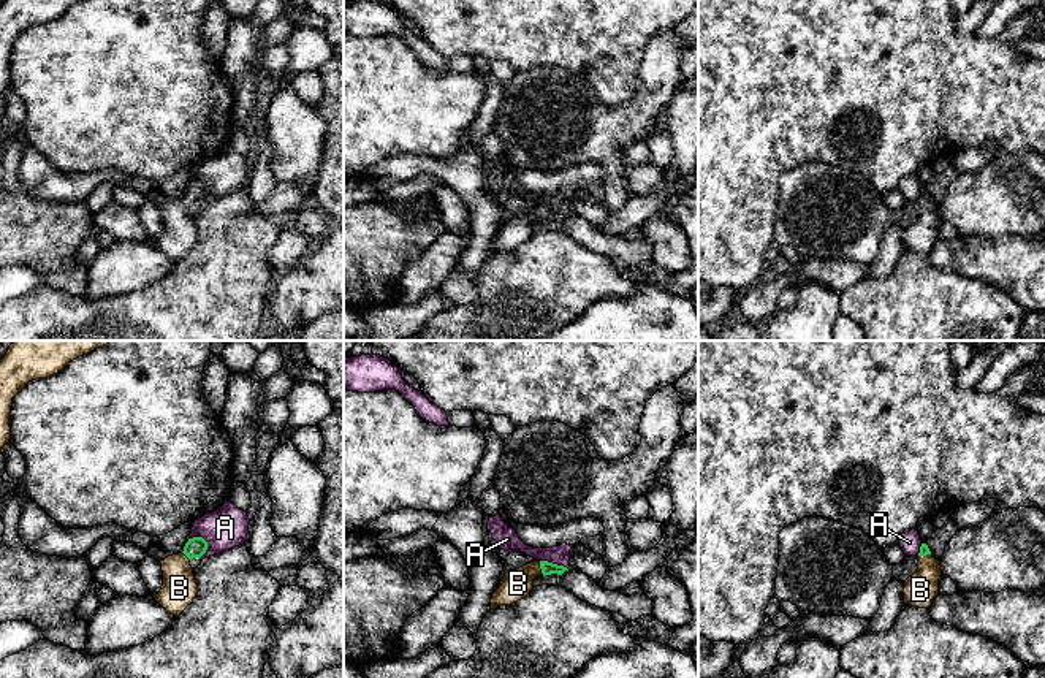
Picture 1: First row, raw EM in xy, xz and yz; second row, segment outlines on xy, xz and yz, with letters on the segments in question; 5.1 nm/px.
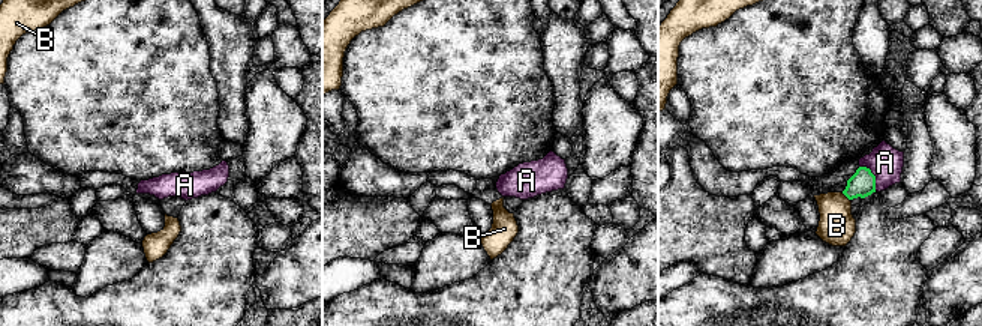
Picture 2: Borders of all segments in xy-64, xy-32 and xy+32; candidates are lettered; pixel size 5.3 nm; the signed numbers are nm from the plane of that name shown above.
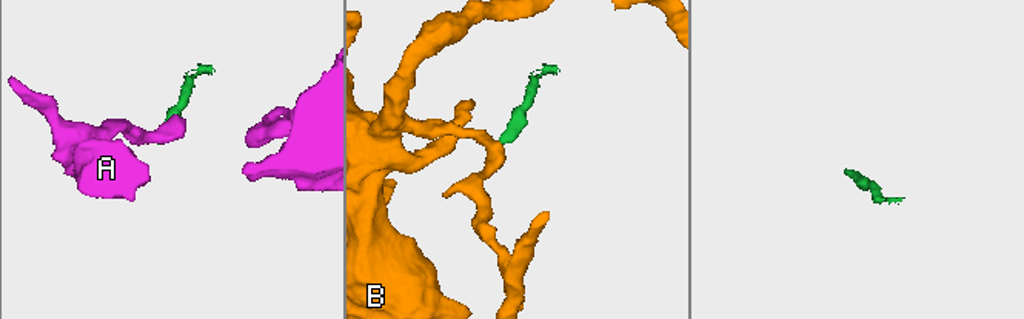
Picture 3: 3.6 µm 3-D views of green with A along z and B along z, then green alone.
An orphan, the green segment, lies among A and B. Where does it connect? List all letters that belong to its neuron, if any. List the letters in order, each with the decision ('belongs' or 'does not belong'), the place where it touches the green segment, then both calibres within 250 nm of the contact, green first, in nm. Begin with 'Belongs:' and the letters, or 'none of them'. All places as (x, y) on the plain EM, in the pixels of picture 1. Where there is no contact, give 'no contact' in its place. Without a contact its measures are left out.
Belongs: B
A: does not belong; contact xy (206, 189); calibres 100 and 220 nm
B: belongs; contact xz (540, 213); calibres 70 and 150 nm

